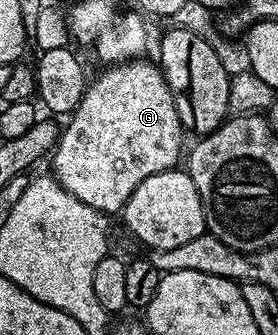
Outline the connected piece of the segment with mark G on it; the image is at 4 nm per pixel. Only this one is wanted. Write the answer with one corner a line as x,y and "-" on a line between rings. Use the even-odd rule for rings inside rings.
140,56
116,62
103,68
96,78
94,75
88,81
87,91
81,96
77,108
69,115
71,123
62,127
53,151
53,176
56,180
73,196
77,196
77,200
89,204
89,208
104,216
118,215
133,194
133,188
137,188
145,176
176,169
184,153
185,131
177,116
169,84
162,69
154,61
146,62
145,59

